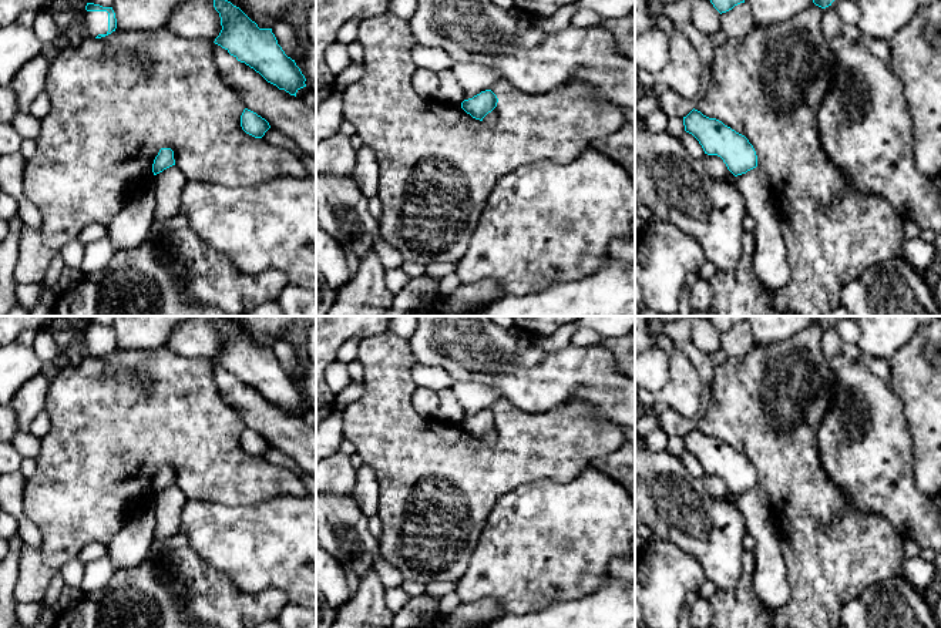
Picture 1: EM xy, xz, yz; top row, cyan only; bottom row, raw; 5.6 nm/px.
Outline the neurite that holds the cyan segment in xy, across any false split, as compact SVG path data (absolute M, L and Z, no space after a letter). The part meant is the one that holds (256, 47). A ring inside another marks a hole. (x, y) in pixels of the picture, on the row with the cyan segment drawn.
M214 0L214 7L219 13L222 26L215 44L290 95L296 97L296 93L306 87L305 75L278 44L272 28L259 28L228 0Z

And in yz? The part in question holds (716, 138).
M693 108L683 117L683 125L699 141L705 154L720 157L735 177L757 167L757 155L749 140L722 121Z

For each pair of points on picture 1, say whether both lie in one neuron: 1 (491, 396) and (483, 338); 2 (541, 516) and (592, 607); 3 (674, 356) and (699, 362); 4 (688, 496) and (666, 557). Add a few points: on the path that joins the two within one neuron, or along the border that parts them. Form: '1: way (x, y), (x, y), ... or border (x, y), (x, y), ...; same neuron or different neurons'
1: border (457, 380), (483, 382), (494, 386), (503, 396); different neurons
2: border (608, 573), (594, 590), (575, 598), (553, 601); different neurons
3: border (666, 333), (691, 362), (698, 375), (701, 390); different neurons
4: border (658, 537), (674, 543), (699, 561); different neurons

